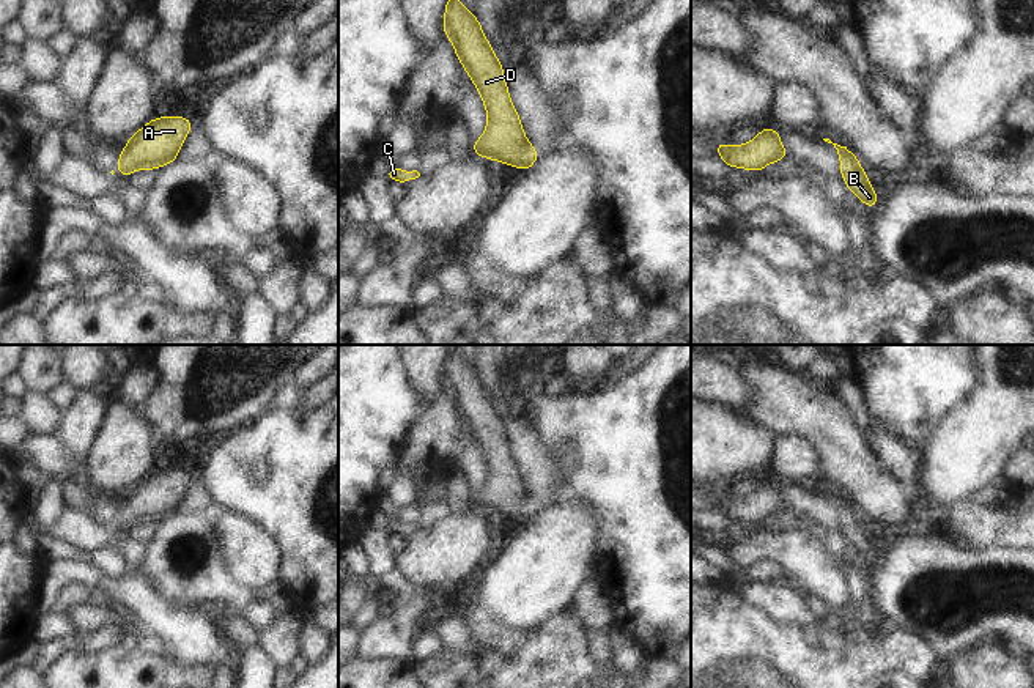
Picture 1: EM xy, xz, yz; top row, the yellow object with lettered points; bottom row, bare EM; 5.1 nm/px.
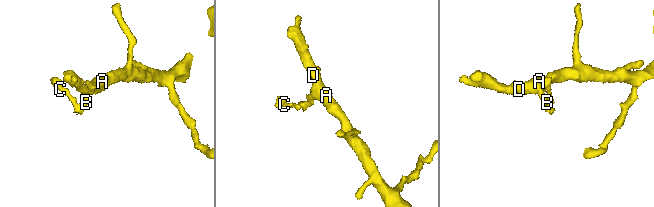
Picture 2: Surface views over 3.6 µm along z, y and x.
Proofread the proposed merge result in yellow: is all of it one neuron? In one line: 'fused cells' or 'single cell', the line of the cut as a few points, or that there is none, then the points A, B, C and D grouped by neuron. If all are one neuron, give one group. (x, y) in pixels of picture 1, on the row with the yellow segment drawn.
single cell; cut none; groups A B C D

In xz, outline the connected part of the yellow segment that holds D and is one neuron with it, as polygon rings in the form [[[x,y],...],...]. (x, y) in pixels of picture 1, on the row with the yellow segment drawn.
[[[449,0],[444,13],[444,33],[452,41],[488,113],[486,129],[474,142],[472,153],[529,170],[540,154],[524,135],[519,115],[510,101],[504,66],[489,46],[478,19],[463,8],[460,0]]]

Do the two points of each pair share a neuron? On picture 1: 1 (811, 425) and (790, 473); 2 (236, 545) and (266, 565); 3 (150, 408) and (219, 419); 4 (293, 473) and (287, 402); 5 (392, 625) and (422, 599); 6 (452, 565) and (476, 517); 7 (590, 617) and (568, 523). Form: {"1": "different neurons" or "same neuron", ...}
{"1": "different neurons", "2": "same neuron", "3": "same neuron", "4": "different neurons", "5": "same neuron", "6": "same neuron", "7": "different neurons"}

